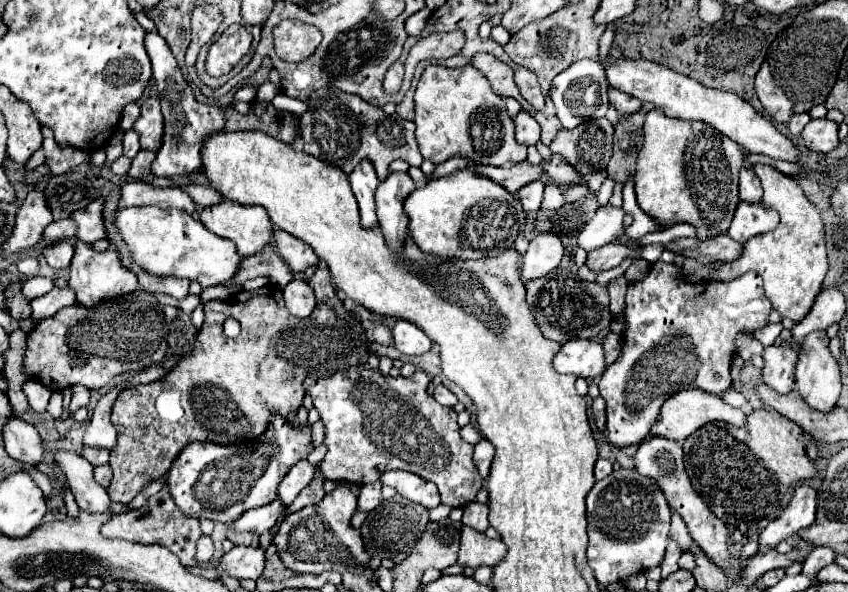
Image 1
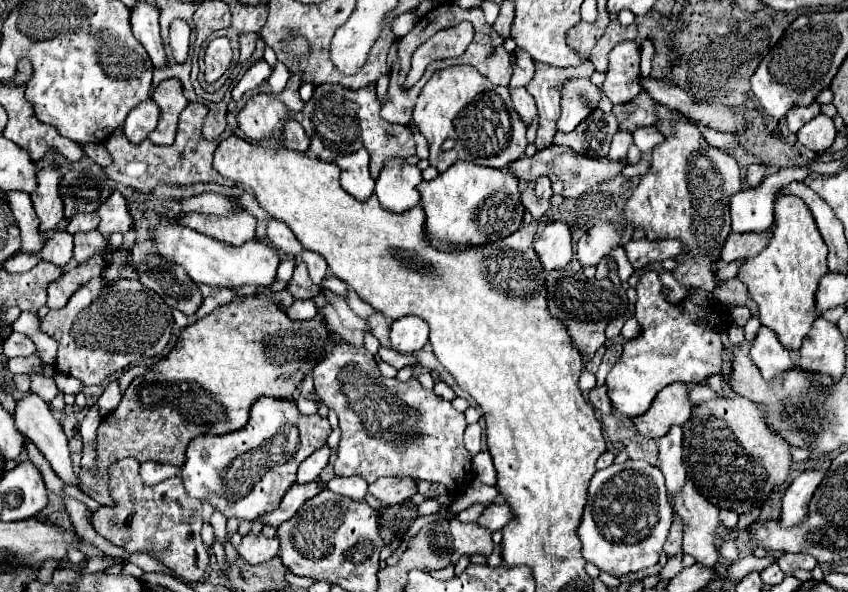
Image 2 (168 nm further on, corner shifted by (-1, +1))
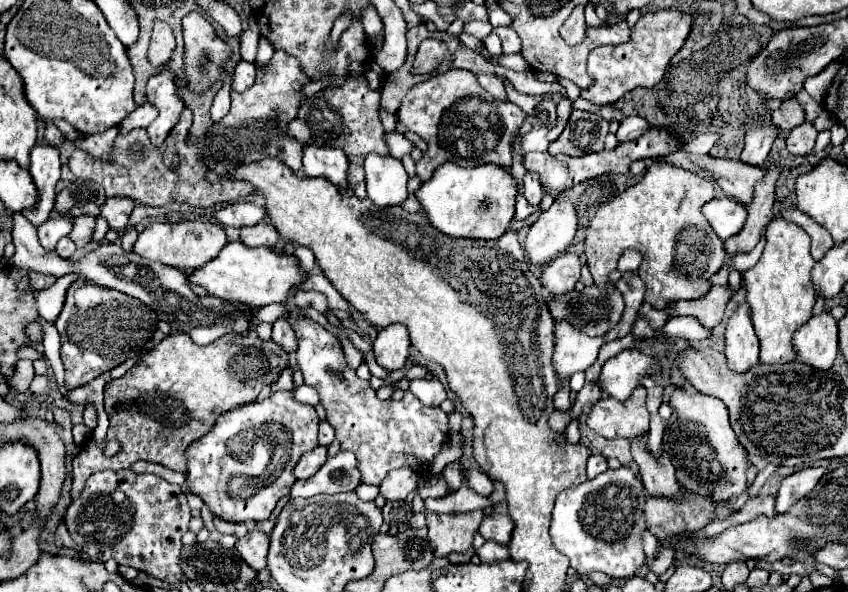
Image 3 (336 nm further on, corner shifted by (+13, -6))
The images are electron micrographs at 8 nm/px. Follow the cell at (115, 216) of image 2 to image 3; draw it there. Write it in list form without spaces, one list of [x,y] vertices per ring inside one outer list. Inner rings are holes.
[[[126,197],[106,199],[106,203],[100,207],[100,217],[104,217],[108,221],[112,231],[124,233],[124,229],[128,225],[128,217],[130,217],[134,205],[136,205],[136,201],[128,201]]]

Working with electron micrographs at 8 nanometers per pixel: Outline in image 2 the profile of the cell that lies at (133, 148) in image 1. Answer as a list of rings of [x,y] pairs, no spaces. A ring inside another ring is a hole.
[[[148,98],[146,102],[142,102],[134,110],[130,110],[130,114],[126,116],[126,122],[124,122],[124,134],[128,136],[128,140],[132,144],[140,144],[156,128],[158,118],[160,118],[158,104],[152,98]]]

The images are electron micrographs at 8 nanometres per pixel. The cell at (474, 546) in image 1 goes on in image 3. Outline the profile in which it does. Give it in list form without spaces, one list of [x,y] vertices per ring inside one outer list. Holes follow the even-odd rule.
[[[480,509],[458,515],[436,515],[428,511],[424,513],[428,521],[428,539],[436,557],[446,557],[452,551],[468,551],[472,547],[474,533],[484,517]]]

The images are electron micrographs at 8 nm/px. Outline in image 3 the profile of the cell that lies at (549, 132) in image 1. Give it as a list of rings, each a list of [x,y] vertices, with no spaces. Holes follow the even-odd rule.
[[[584,5],[574,7],[572,15],[560,27],[560,35],[568,45],[578,45],[586,37],[586,23],[584,23]]]

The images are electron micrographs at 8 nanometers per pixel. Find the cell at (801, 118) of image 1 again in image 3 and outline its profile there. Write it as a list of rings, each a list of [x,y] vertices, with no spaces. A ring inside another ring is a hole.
[[[788,99],[788,101],[782,101],[780,109],[772,111],[772,119],[780,131],[788,133],[790,129],[804,123],[804,111],[796,99]]]

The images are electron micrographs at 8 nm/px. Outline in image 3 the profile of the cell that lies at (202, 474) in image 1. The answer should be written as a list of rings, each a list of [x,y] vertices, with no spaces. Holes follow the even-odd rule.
[[[278,391],[264,401],[248,403],[224,413],[224,417],[216,421],[216,429],[212,429],[212,433],[190,443],[186,449],[186,485],[190,493],[202,497],[212,515],[222,521],[266,521],[278,499],[284,497],[296,481],[292,475],[296,461],[302,453],[318,447],[318,423],[314,407],[296,403],[290,391]]]

